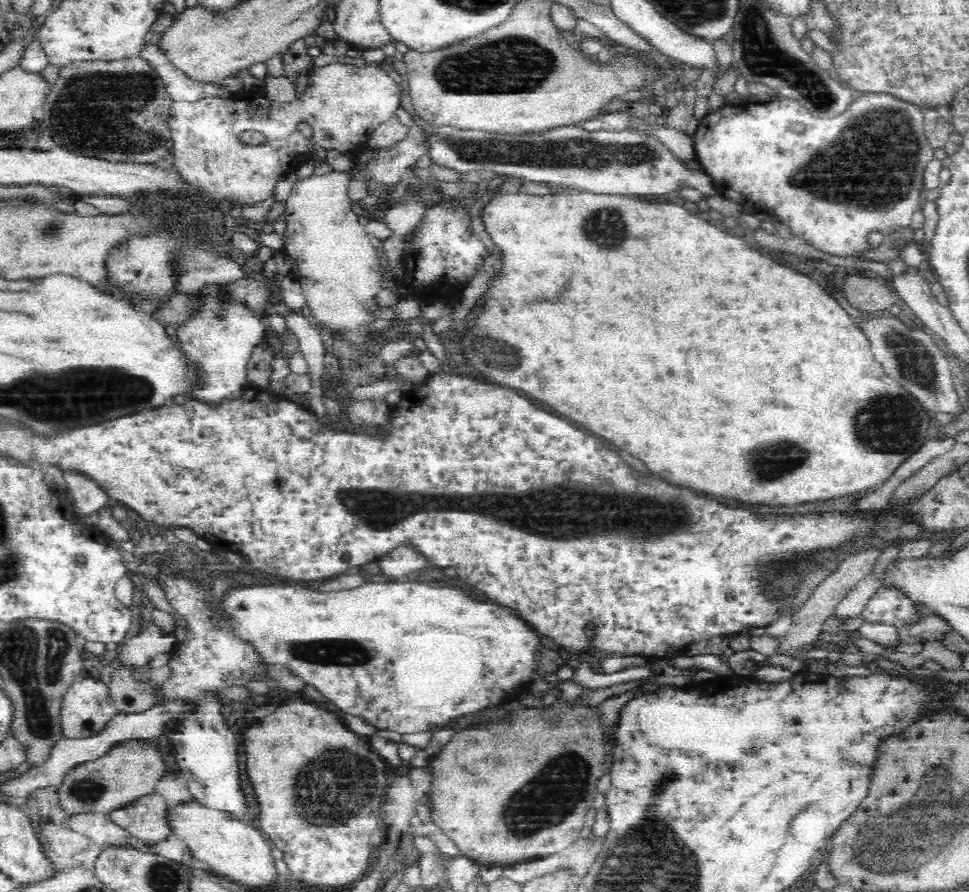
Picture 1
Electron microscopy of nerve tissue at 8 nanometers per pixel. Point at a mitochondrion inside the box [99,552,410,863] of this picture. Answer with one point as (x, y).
(341, 770)

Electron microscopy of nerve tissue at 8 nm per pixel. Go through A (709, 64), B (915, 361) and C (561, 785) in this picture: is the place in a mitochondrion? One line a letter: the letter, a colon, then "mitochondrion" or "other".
A: other
B: mitochondrion
C: mitochondrion

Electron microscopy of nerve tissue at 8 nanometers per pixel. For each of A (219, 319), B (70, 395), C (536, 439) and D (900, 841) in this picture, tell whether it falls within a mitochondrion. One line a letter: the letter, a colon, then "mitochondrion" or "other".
A: mitochondrion
B: mitochondrion
C: other
D: mitochondrion

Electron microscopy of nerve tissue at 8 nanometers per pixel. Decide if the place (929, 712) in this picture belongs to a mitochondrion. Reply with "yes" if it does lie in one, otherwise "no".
no

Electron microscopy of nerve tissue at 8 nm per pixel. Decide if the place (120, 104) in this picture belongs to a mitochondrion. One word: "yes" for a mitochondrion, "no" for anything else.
yes

